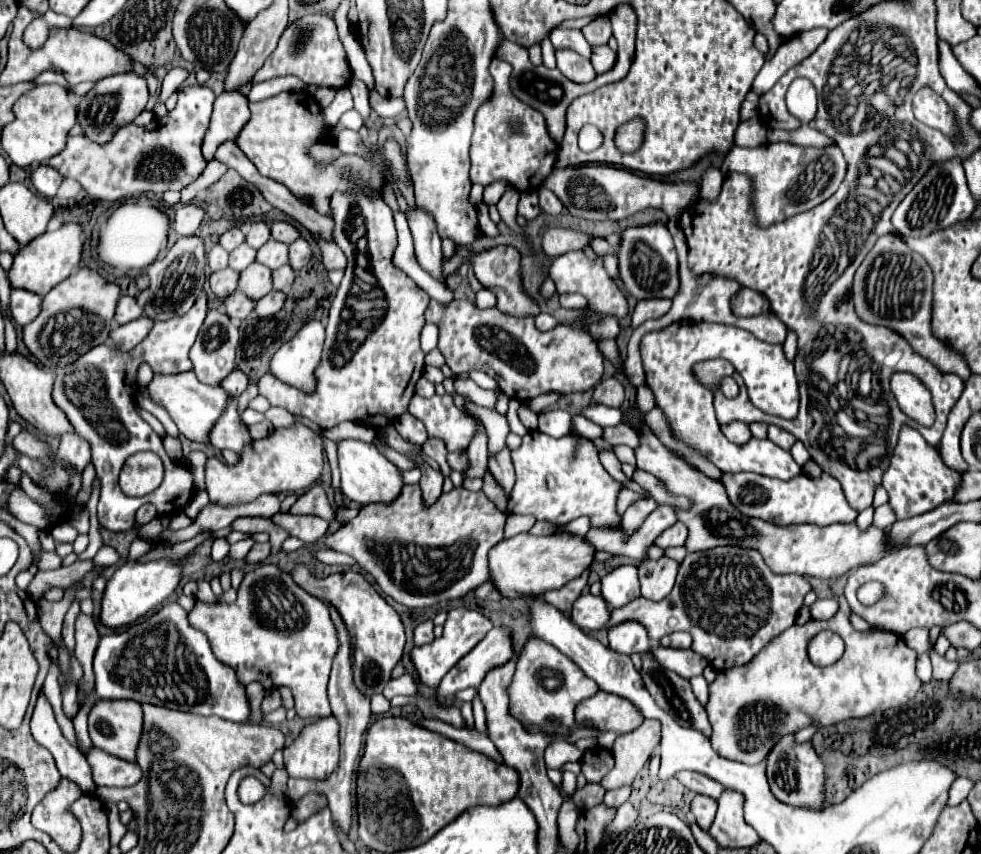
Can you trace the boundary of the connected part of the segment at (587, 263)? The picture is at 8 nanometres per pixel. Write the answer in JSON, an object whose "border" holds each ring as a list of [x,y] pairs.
{"border":[[[570,250],[570,252],[558,256],[552,262],[548,276],[554,280],[554,284],[556,284],[556,288],[558,288],[560,294],[562,292],[578,292],[578,294],[582,294],[588,300],[588,308],[592,312],[610,314],[610,316],[616,316],[616,318],[626,318],[628,316],[628,300],[626,300],[626,294],[606,274],[604,262],[602,262],[600,256],[596,256],[594,260],[590,260],[584,254],[584,250]]]}

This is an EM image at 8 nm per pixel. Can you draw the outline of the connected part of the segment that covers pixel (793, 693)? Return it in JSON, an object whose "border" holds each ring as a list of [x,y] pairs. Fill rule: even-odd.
{"border":[[[840,598],[840,610],[830,620],[810,620],[806,624],[794,624],[792,628],[784,630],[768,648],[762,648],[748,664],[728,668],[726,672],[718,672],[716,680],[708,686],[708,702],[704,704],[710,724],[712,724],[712,748],[728,760],[744,762],[744,764],[758,764],[762,762],[776,742],[786,734],[796,734],[806,726],[834,726],[840,720],[848,718],[864,718],[874,712],[884,712],[894,706],[906,706],[908,700],[916,696],[922,688],[920,678],[916,676],[916,652],[906,646],[906,642],[896,632],[884,630],[866,630],[858,632],[852,628],[850,620],[850,606],[846,598]],[[822,630],[838,632],[846,642],[844,656],[828,666],[818,668],[812,666],[808,658],[808,642]],[[764,704],[776,706],[778,710],[764,710]]]}

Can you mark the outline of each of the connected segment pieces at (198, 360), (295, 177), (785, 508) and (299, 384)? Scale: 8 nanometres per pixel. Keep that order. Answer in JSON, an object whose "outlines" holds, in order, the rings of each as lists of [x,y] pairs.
{"outlines":[[[[210,310],[200,336],[190,348],[190,360],[200,382],[208,386],[220,386],[224,376],[236,368],[234,354],[238,348],[238,328],[224,316],[224,312]]],[[[280,92],[276,96],[270,96],[266,100],[260,102],[250,102],[250,120],[246,122],[246,126],[240,130],[236,144],[238,148],[248,156],[248,160],[258,168],[258,172],[262,176],[268,176],[280,184],[284,184],[286,188],[290,188],[292,194],[296,196],[312,196],[314,208],[316,212],[328,216],[328,200],[332,196],[332,192],[336,188],[344,188],[346,178],[342,174],[344,166],[342,164],[330,164],[326,168],[320,168],[310,156],[308,150],[320,142],[320,132],[324,132],[324,118],[320,112],[320,106],[314,102],[314,98],[308,92]]],[[[722,474],[722,484],[732,504],[744,514],[762,518],[776,524],[820,524],[828,526],[834,522],[854,522],[858,512],[850,508],[846,496],[834,476],[822,474],[820,478],[808,478],[804,474],[784,482],[776,478],[764,478],[756,474]]],[[[308,320],[304,328],[300,328],[298,334],[274,354],[270,372],[296,388],[304,388],[304,392],[312,392],[312,388],[316,386],[316,382],[312,380],[312,372],[320,362],[322,344],[322,322]]]]}

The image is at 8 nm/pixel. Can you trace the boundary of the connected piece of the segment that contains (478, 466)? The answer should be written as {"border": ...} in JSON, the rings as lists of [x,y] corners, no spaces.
{"border":[[[480,426],[480,432],[474,436],[472,444],[468,446],[468,468],[464,470],[464,478],[482,478],[488,466],[488,454],[486,454],[486,432]]]}

